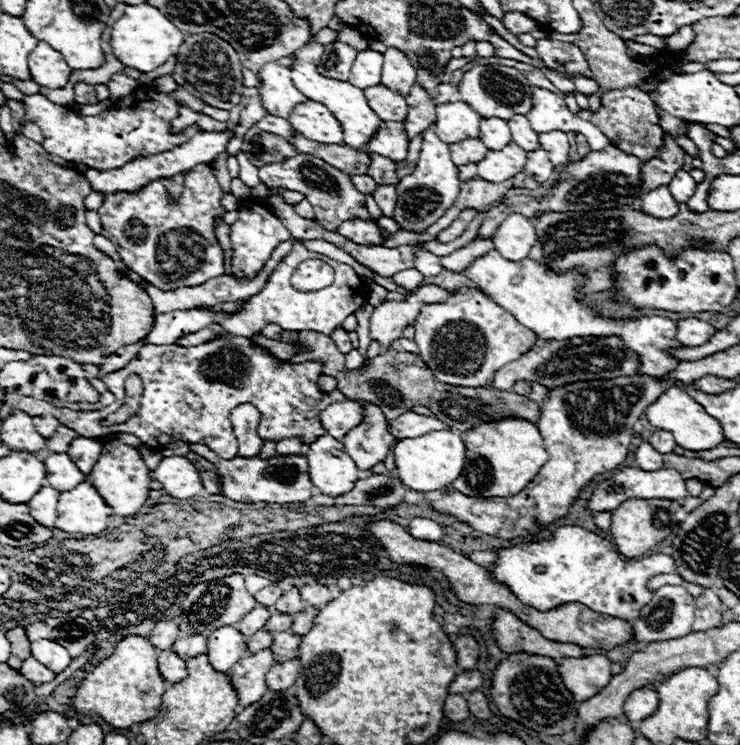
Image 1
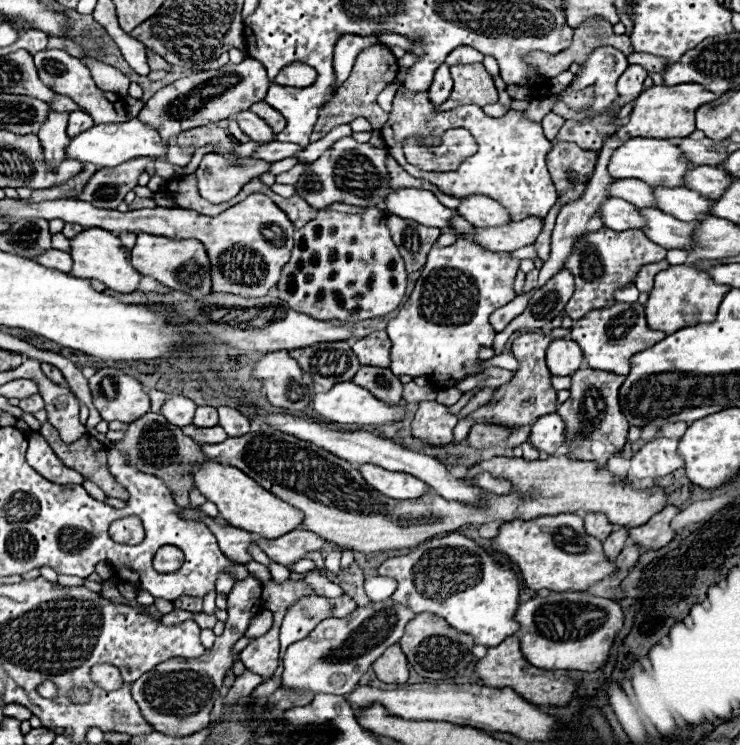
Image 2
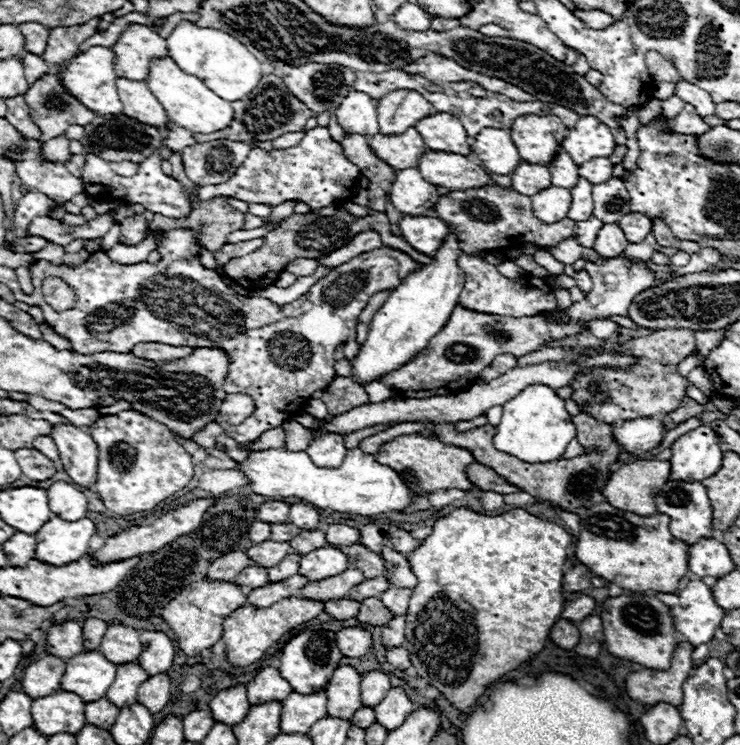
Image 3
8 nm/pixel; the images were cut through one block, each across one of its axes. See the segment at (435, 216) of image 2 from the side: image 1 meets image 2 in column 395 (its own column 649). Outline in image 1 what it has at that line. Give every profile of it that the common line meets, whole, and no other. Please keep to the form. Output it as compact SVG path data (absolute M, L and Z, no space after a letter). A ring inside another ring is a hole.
M660 186L642 196L642 210L654 218L672 218L678 214L680 204L672 198L668 186Z

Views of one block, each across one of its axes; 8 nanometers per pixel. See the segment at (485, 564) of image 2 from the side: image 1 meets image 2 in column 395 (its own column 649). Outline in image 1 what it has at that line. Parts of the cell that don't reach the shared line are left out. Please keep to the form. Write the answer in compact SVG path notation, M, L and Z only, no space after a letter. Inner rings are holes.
M560 526L548 540L496 550L494 568L488 568L488 572L496 582L512 590L520 602L536 610L552 610L560 604L580 602L600 614L630 620L636 618L640 608L652 598L646 582L652 576L676 572L676 566L674 560L664 554L654 554L638 562L624 560L608 540L578 526Z

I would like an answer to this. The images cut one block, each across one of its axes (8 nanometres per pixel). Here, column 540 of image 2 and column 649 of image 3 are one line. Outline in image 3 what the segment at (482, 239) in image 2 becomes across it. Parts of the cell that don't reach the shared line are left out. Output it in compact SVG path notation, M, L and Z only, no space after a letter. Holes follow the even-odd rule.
M632 212L632 214L626 214L624 218L620 218L618 226L620 226L622 232L626 234L628 242L638 244L638 242L642 242L642 240L648 236L648 232L652 230L652 220L650 220L648 216L644 216L644 214Z

